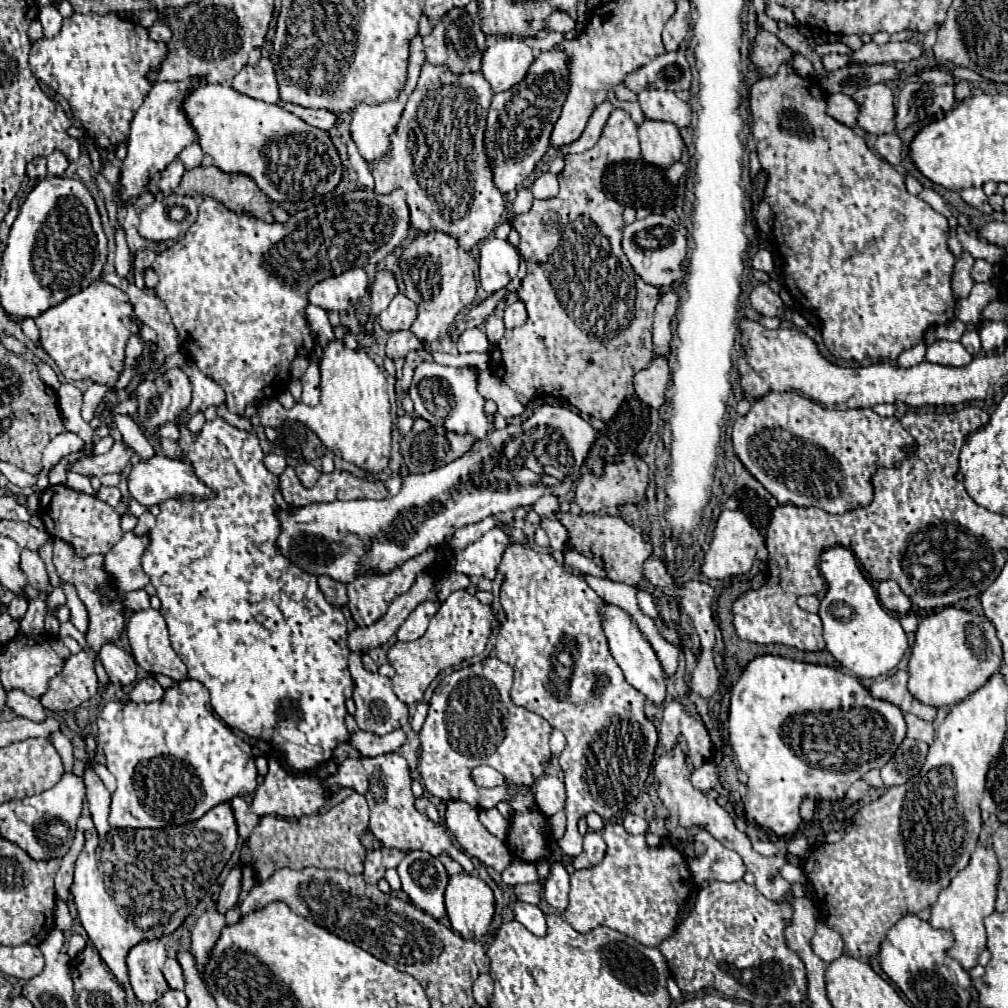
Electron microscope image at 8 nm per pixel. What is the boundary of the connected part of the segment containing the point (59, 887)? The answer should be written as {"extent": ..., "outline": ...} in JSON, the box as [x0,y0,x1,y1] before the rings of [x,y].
{"extent":[56,831,84,901],"outline":[[[76,831],[74,843],[72,843],[70,851],[62,857],[62,865],[60,865],[58,873],[56,873],[56,895],[58,895],[58,899],[62,899],[62,901],[68,901],[70,887],[72,887],[74,863],[76,863],[78,853],[82,851],[82,847],[84,847],[84,833],[82,833],[82,831]]]}

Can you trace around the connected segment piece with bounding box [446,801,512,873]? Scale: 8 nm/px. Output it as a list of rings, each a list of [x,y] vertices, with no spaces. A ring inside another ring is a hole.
[[[446,803],[446,827],[460,849],[466,855],[476,857],[486,867],[494,867],[500,873],[510,865],[512,855],[506,843],[488,833],[488,829],[478,819],[478,809],[470,807],[468,803]]]

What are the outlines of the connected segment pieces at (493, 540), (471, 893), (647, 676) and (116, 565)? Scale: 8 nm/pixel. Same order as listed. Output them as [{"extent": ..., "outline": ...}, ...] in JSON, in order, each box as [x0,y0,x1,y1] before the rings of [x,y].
[{"extent":[454,527,510,580],"outline":[[[500,527],[490,529],[482,539],[468,545],[462,553],[456,555],[454,569],[468,577],[476,575],[476,577],[494,580],[498,563],[508,545],[510,545],[510,539],[504,533],[504,529]]]},{"extent":[446,873,494,939],"outline":[[[456,873],[450,875],[446,887],[446,913],[450,925],[464,939],[482,937],[494,915],[494,893],[476,875]]]},{"extent":[602,603,666,705],"outline":[[[604,603],[602,605],[602,615],[604,615],[604,631],[606,631],[606,637],[608,637],[608,643],[610,643],[612,657],[616,659],[616,663],[624,671],[626,681],[634,689],[644,693],[644,697],[648,701],[652,701],[654,705],[662,705],[664,699],[666,699],[666,679],[664,679],[664,671],[662,671],[662,665],[660,665],[654,649],[644,639],[640,629],[634,625],[630,615],[626,615],[626,611],[622,611],[620,607]]]},{"extent":[104,531,150,593],"outline":[[[134,531],[124,533],[124,537],[106,553],[104,567],[116,579],[116,587],[122,593],[142,589],[150,583],[150,577],[142,571],[142,553],[150,543],[148,533],[136,535]]]}]

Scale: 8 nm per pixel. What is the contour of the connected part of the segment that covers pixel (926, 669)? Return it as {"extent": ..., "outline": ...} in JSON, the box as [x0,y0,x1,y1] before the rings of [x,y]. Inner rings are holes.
{"extent":[908,607,1002,707],"outline":[[[944,607],[920,621],[916,631],[912,657],[908,663],[908,689],[922,703],[946,707],[964,701],[980,689],[1002,665],[1002,645],[994,625],[984,615],[974,615],[964,609]]]}

